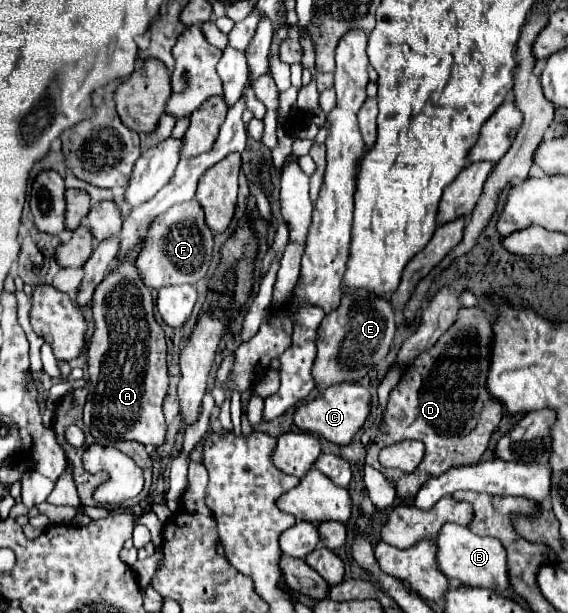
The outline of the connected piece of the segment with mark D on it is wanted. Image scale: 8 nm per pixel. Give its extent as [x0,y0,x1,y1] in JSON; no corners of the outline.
[367,307,503,501]

